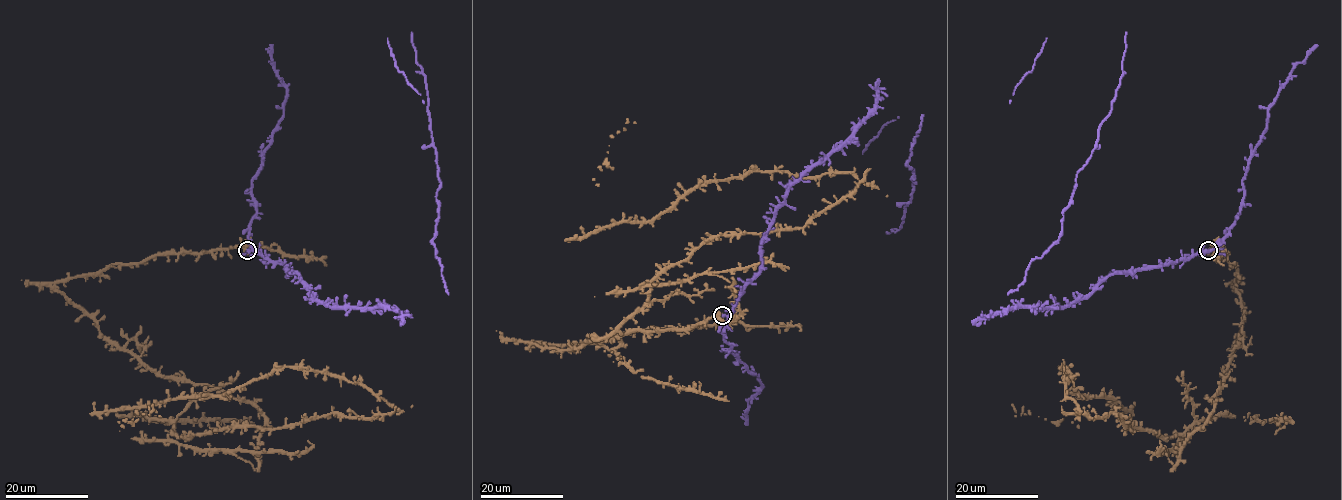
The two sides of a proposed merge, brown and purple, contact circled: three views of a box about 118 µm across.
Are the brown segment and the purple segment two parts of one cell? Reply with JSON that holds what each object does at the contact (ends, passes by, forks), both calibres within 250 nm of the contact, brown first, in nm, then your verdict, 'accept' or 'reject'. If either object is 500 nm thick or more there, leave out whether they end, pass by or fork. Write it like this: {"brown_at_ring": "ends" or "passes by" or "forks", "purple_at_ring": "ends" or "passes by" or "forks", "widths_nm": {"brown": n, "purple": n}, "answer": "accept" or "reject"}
{"brown_at_ring": "ends", "purple_at_ring": "ends", "widths_nm": {"brown": 480, "purple": 480}, "answer": "reject"}

